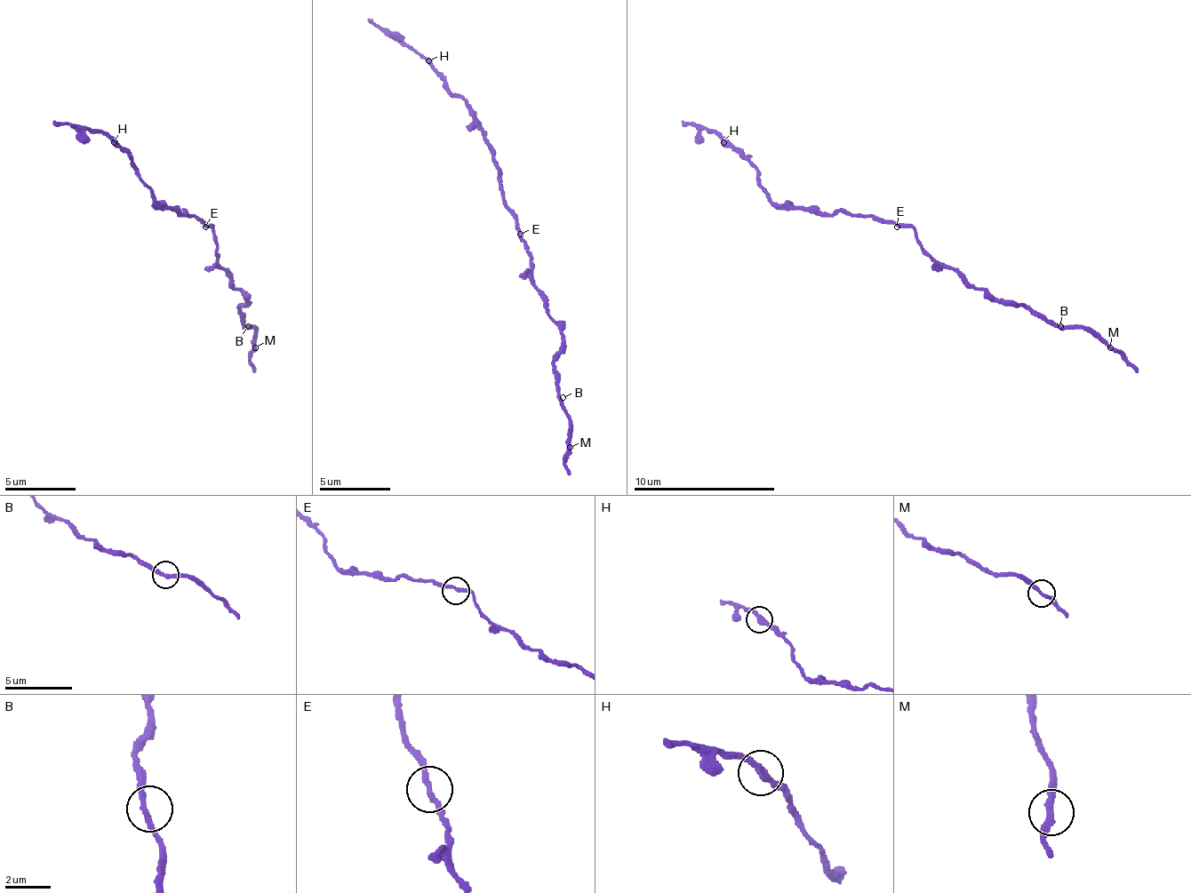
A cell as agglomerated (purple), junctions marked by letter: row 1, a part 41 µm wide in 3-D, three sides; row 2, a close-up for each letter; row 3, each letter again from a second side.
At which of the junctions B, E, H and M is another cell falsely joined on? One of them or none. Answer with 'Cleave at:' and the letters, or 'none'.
Cleave at: none

